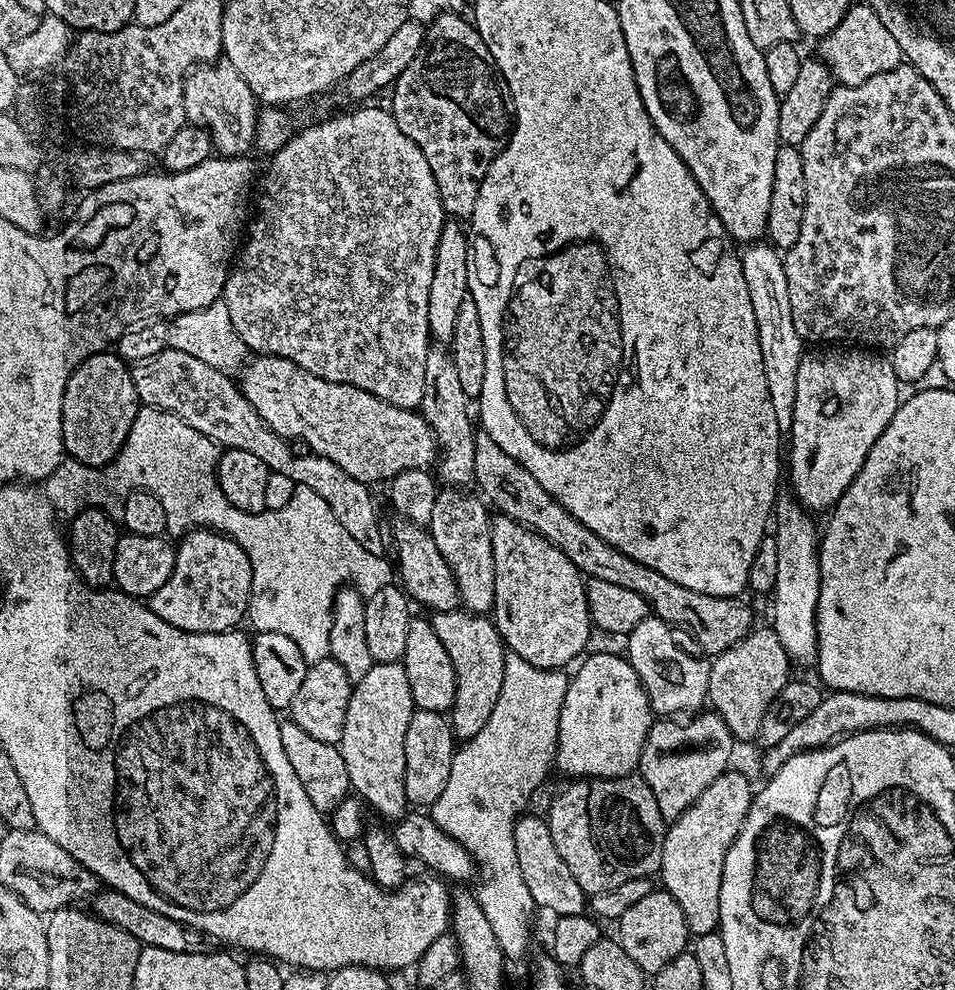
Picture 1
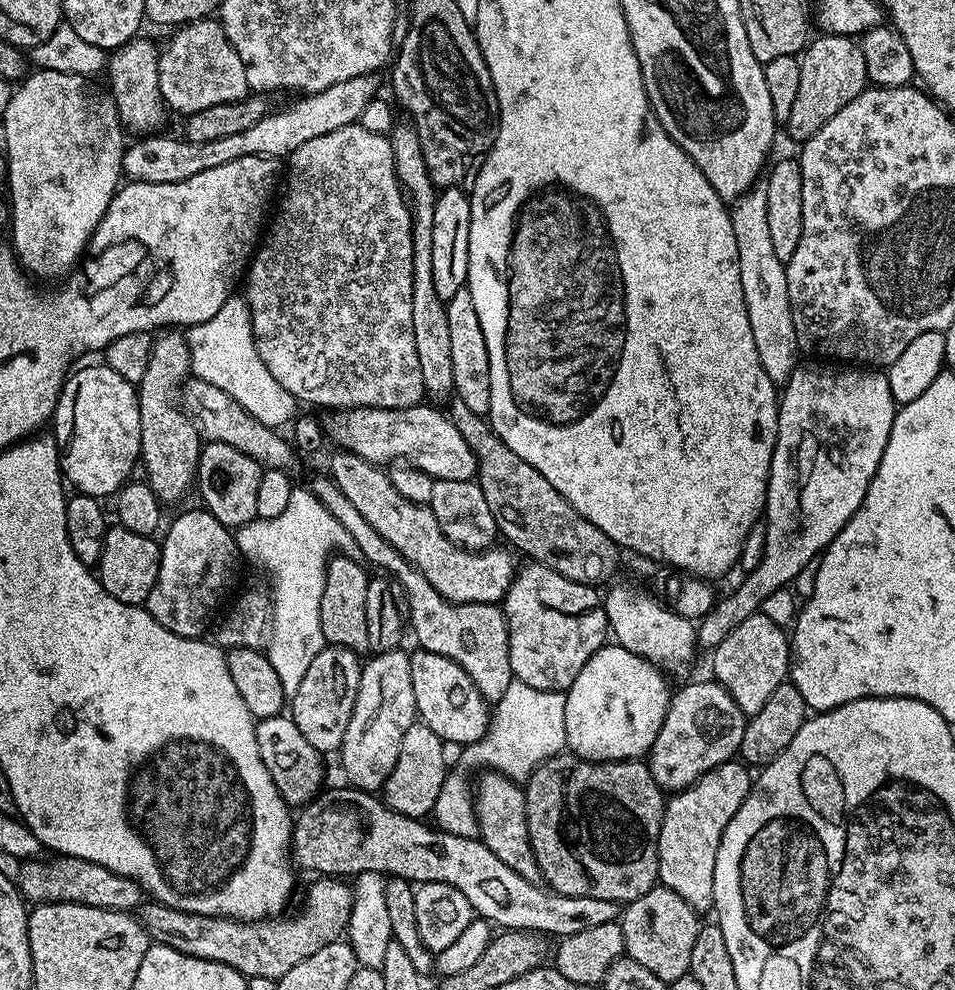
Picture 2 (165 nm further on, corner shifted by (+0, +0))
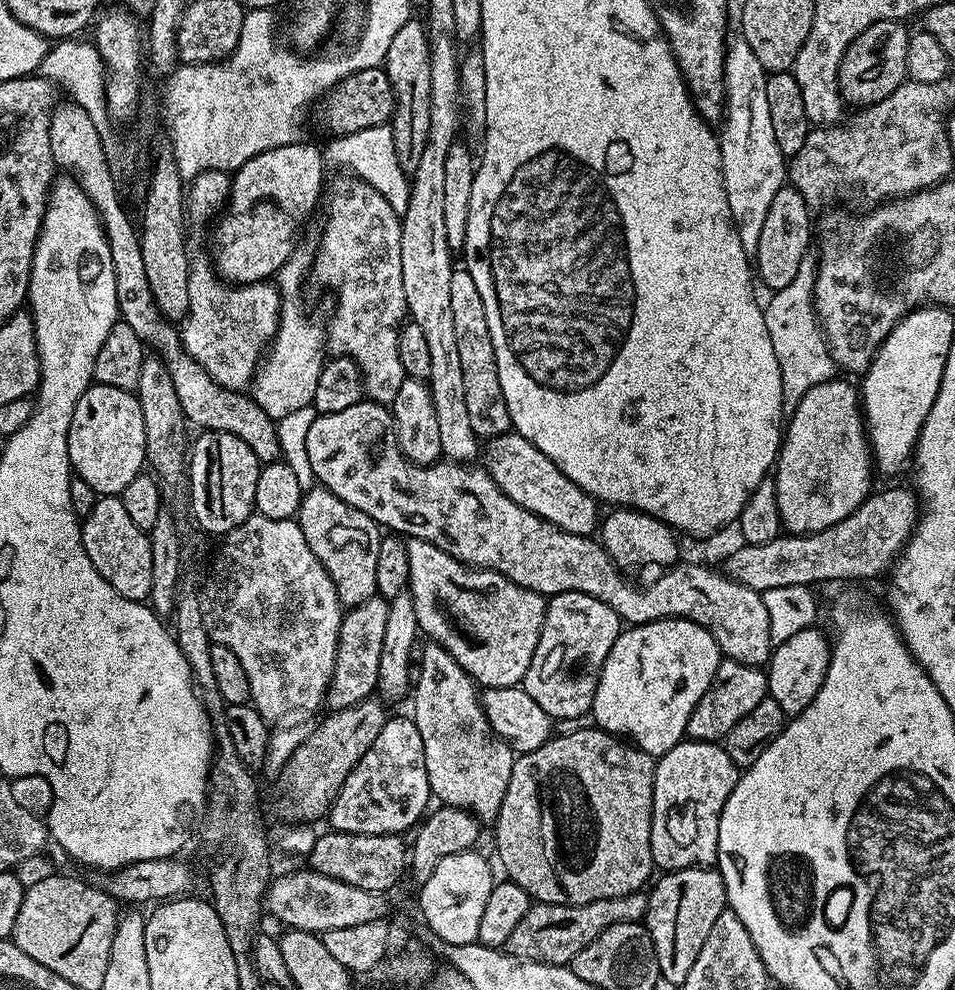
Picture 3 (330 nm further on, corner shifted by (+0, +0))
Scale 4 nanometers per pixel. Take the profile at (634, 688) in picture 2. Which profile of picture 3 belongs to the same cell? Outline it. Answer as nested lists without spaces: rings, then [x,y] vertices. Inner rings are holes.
[[[669,618],[625,627],[600,671],[591,719],[596,719],[595,727],[627,738],[653,758],[664,756],[685,739],[690,714],[712,684],[721,659],[718,642],[689,620]]]

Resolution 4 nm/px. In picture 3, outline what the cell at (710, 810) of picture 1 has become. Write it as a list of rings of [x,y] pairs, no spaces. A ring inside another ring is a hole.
[[[689,740],[656,760],[652,787],[652,863],[660,870],[712,866],[718,850],[718,822],[741,769],[719,743]]]

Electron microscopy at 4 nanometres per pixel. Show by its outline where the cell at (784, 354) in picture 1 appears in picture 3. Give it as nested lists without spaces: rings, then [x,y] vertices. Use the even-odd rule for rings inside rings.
[[[742,34],[729,35],[726,40],[724,49],[724,91],[726,99],[724,101],[724,114],[722,117],[722,125],[724,129],[719,129],[720,137],[720,153],[722,154],[722,170],[724,171],[724,185],[726,186],[726,194],[730,202],[730,214],[734,226],[738,230],[738,238],[742,238],[742,246],[746,250],[749,258],[755,257],[756,247],[758,246],[758,238],[762,234],[762,225],[766,223],[766,213],[770,211],[770,202],[774,202],[774,194],[778,194],[778,190],[785,187],[786,184],[786,158],[782,154],[782,150],[778,146],[778,138],[774,138],[774,122],[770,122],[770,102],[766,102],[766,82],[769,73],[765,72],[762,62],[758,62],[758,58],[754,54],[754,50],[750,50],[750,42],[746,42],[746,38]]]

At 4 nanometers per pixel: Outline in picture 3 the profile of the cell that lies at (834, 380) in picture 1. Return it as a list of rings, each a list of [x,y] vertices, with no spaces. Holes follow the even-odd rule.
[[[833,378],[814,386],[814,390],[806,390],[798,406],[791,409],[782,432],[780,454],[776,457],[774,465],[776,501],[783,531],[793,536],[806,536],[810,532],[826,530],[842,522],[842,518],[858,510],[858,506],[864,503],[874,488],[874,461],[860,394],[855,383],[847,384],[840,379]]]

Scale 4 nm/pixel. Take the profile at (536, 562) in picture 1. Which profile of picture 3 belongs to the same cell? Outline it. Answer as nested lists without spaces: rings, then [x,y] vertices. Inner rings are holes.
[[[563,592],[551,597],[544,610],[544,621],[534,650],[534,658],[526,670],[522,687],[553,721],[579,721],[592,711],[600,671],[622,631],[622,621],[606,602],[598,602],[590,594]]]

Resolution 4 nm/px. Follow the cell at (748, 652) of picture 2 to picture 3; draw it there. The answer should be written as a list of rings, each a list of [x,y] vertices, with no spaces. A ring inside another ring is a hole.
[[[365,398],[359,404],[346,406],[346,410],[317,415],[313,426],[307,431],[306,449],[315,479],[335,496],[342,498],[342,502],[362,510],[368,519],[375,520],[401,537],[425,540],[438,546],[438,550],[450,554],[461,564],[488,568],[491,572],[510,578],[518,586],[539,592],[545,598],[563,592],[590,594],[598,598],[598,602],[606,602],[606,606],[610,606],[610,610],[614,610],[614,614],[618,614],[628,626],[669,618],[689,620],[705,628],[729,660],[764,666],[772,655],[774,645],[770,638],[770,618],[766,615],[766,602],[761,593],[750,590],[750,586],[734,582],[723,571],[716,569],[715,572],[704,564],[685,562],[677,562],[671,568],[663,569],[653,584],[635,588],[630,581],[624,580],[625,573],[608,557],[599,539],[564,532],[558,526],[538,518],[530,510],[518,506],[518,502],[502,494],[484,467],[455,462],[422,465],[407,460],[396,441],[396,421],[383,404],[374,404]]]

